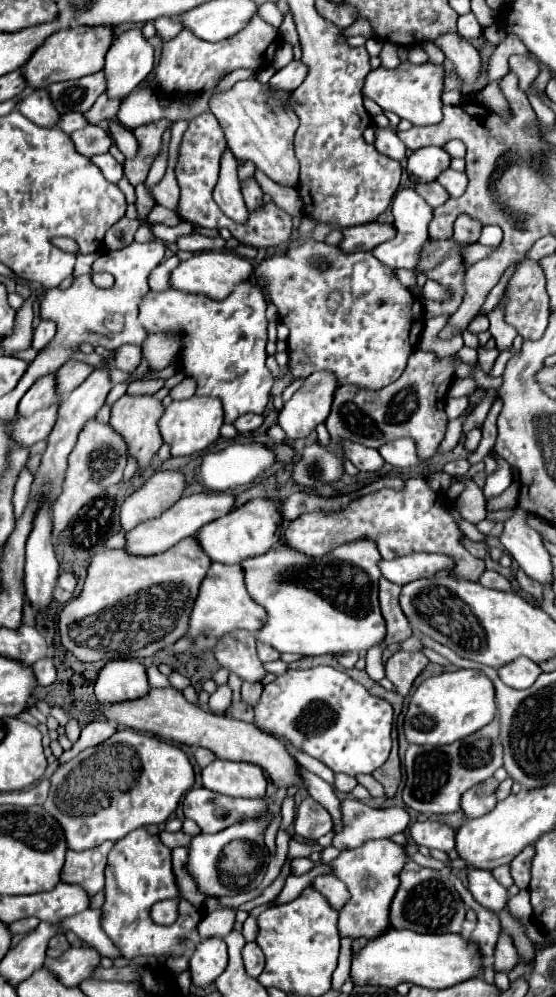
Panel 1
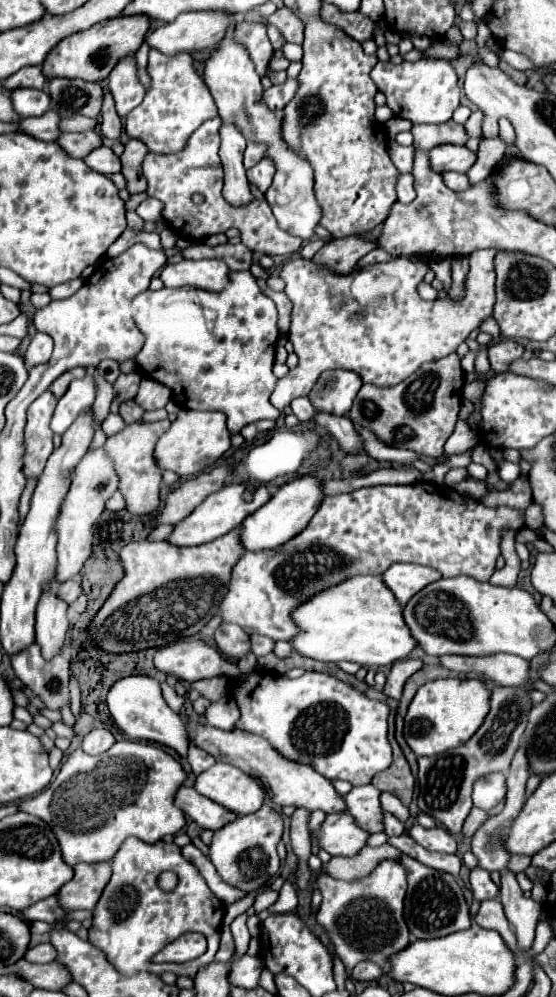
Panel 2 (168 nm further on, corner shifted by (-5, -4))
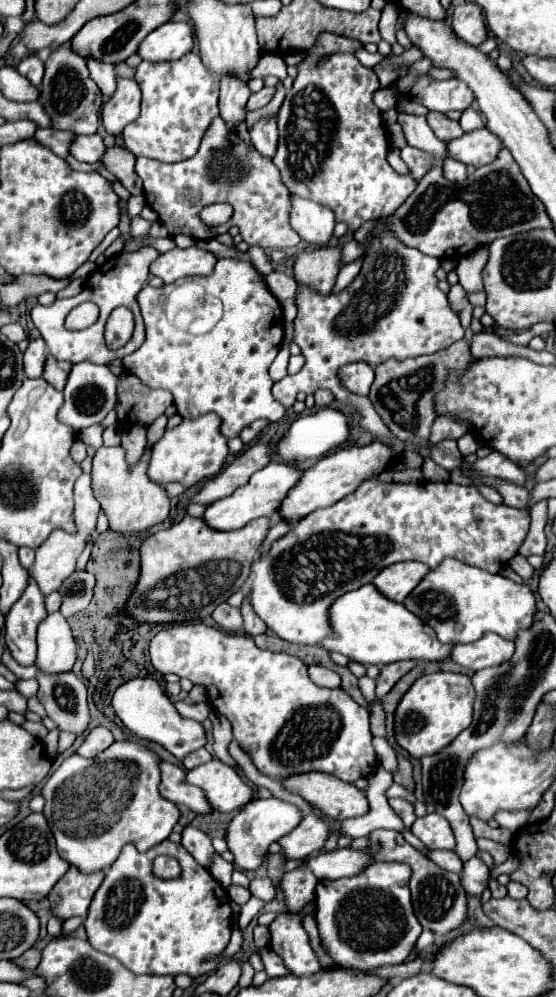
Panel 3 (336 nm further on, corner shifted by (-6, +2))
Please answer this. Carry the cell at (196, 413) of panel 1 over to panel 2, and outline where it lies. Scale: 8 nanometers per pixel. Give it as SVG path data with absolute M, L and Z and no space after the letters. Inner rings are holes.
M182 408L170 430L160 436L154 456L160 468L174 470L178 476L194 476L208 464L212 464L212 460L220 458L228 448L230 432L226 428L226 416L222 412L198 412Z

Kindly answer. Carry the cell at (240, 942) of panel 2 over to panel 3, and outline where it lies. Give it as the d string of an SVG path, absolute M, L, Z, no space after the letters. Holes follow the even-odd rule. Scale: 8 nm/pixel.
M231 884L231 886L227 888L227 894L231 896L231 900L235 900L235 902L237 902L237 904L241 904L241 906L251 898L249 890L247 890L247 888L243 888L243 886L239 886L239 884Z

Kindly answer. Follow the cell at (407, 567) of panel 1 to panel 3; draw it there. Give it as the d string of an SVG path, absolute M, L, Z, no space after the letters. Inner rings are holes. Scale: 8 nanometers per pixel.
M397 562L381 570L373 586L387 598L395 602L403 602L407 594L421 582L421 578L429 572L429 568L421 562Z

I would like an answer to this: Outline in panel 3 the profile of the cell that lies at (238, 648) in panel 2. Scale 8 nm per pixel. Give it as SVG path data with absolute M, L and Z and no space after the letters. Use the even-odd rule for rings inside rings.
M227 602L219 604L219 608L215 608L215 612L211 616L225 632L241 632L241 628L243 628L243 618L241 618L239 608L229 606Z

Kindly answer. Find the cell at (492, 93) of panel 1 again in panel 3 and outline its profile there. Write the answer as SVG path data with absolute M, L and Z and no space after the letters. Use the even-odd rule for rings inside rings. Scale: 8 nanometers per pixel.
M468 108L462 113L459 123L464 132L471 132L473 130L485 127L480 113L472 108Z

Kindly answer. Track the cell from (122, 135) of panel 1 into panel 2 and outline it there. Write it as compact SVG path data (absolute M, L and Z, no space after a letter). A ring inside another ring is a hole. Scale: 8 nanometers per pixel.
M106 90L106 94L104 94L104 104L102 104L102 124L100 124L100 128L102 128L102 136L106 136L108 140L120 140L120 134L122 134L122 122L120 122L120 116L116 114L116 110L114 110L114 100L112 100L112 96L108 94L108 90Z

